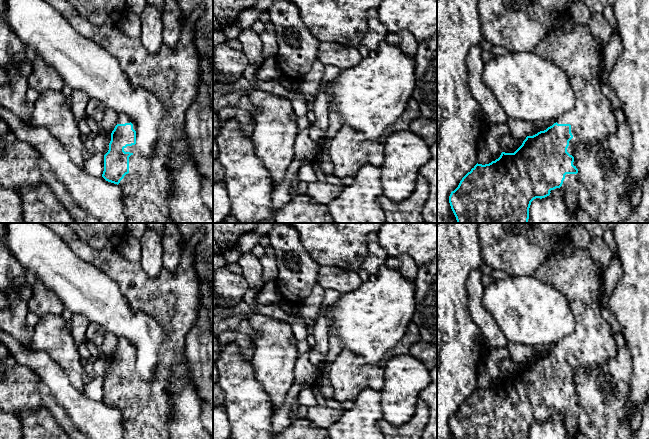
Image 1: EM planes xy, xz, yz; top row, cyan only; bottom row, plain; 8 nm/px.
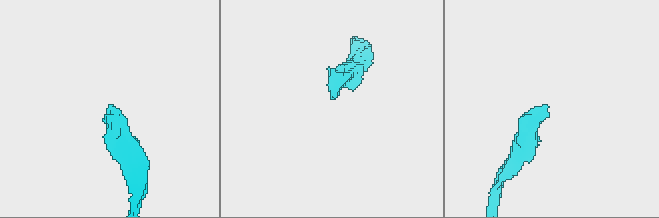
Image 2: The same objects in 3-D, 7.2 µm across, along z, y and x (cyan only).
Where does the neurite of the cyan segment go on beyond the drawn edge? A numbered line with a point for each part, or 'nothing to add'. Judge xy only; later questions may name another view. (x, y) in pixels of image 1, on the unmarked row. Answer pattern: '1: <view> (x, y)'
1: xy (172, 298)
2: xy (122, 343)

